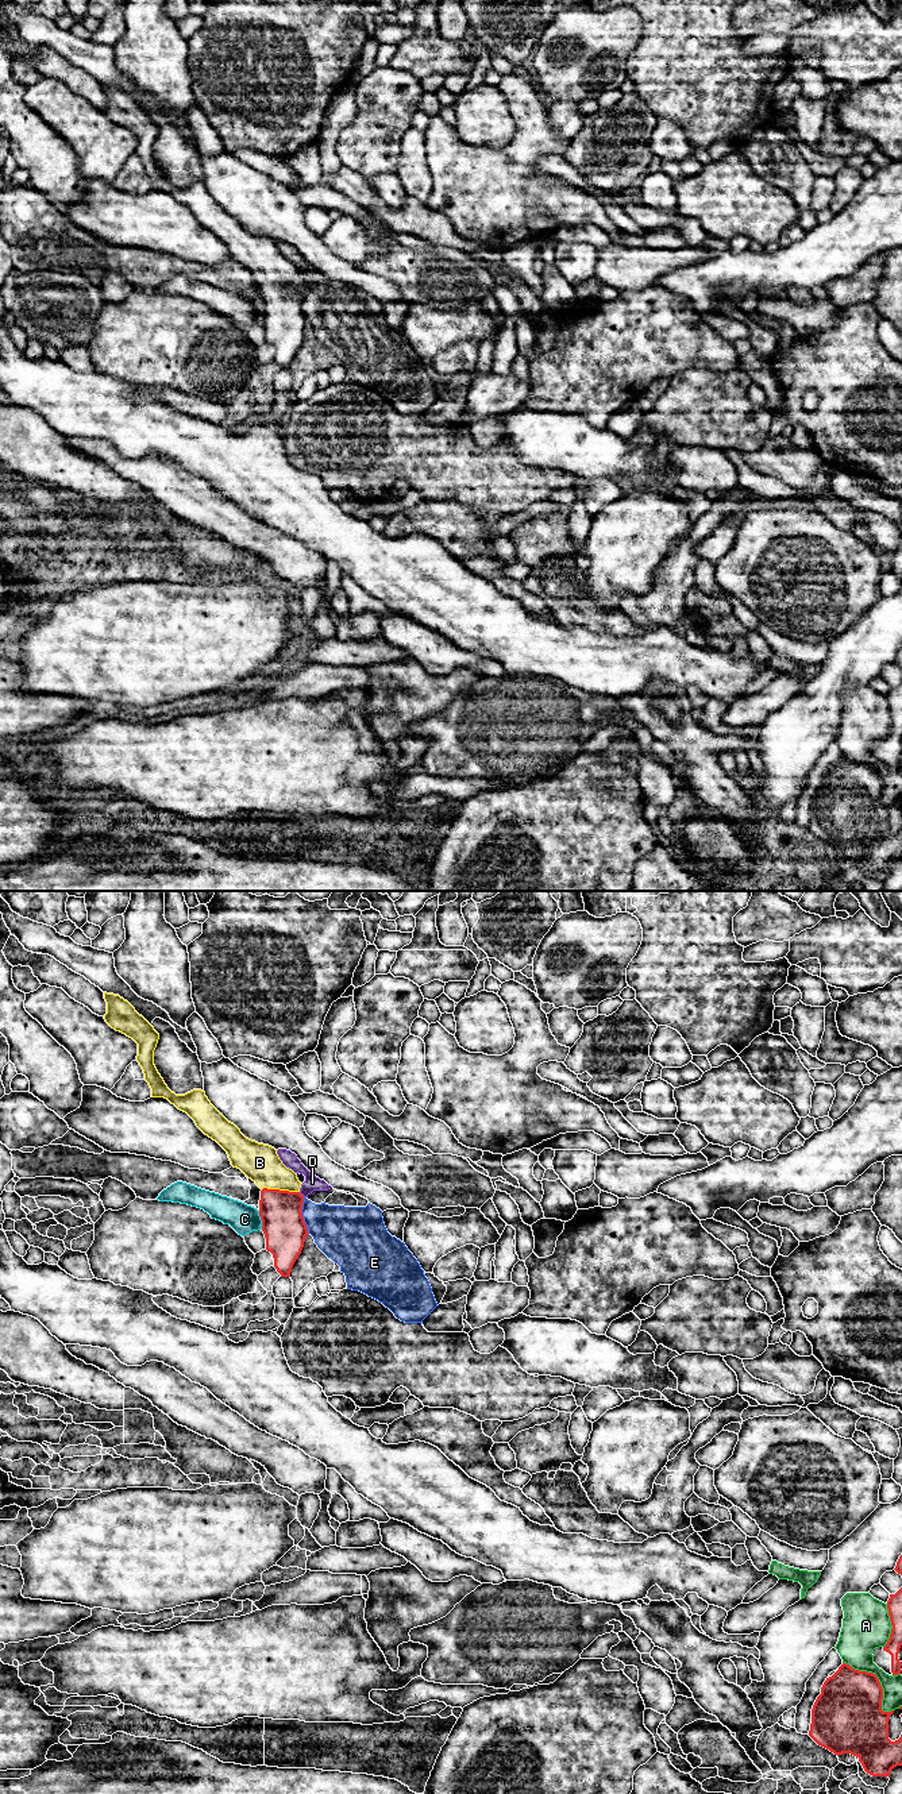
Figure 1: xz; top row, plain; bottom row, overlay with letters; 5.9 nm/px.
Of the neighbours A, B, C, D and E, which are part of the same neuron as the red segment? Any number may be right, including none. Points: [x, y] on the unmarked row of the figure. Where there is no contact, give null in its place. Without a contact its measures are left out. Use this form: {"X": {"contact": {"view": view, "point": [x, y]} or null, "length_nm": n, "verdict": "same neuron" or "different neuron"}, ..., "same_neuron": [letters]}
{"A": {"contact": {"view": "xz", "point": [879, 775]}, "length_nm": 420, "verdict": "different neuron"}, "B": {"contact": {"view": "xz", "point": [281, 284]}, "length_nm": 220, "verdict": "same neuron"}, "C": {"contact": {"view": "xz", "point": [261, 312]}, "length_nm": 110, "verdict": "different neuron"}, "D": {"contact": {"view": "xz", "point": [300, 286]}, "length_nm": 50, "verdict": "different neuron"}, "E": {"contact": {"view": "xz", "point": [301, 308]}, "length_nm": 220, "verdict": "different neuron"}, "same_neuron": ["B"]}

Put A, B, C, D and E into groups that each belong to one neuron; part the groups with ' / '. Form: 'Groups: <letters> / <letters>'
Groups: A / B / C / D E

